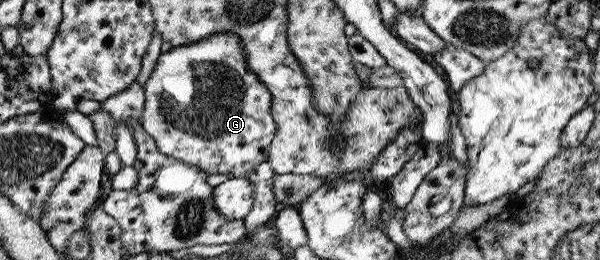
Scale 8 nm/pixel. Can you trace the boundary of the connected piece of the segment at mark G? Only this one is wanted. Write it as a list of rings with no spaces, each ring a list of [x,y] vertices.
[[[227,31],[209,35],[204,39],[195,41],[188,45],[171,47],[167,52],[162,52],[156,60],[152,73],[143,82],[143,110],[141,113],[141,126],[148,135],[152,136],[155,146],[160,153],[169,158],[177,159],[187,165],[198,167],[207,175],[212,173],[226,173],[230,178],[246,178],[250,175],[250,169],[258,165],[261,161],[267,161],[267,149],[271,144],[275,134],[275,123],[270,113],[271,95],[270,92],[259,82],[259,79],[249,70],[245,60],[243,49],[241,48],[239,37]]]

